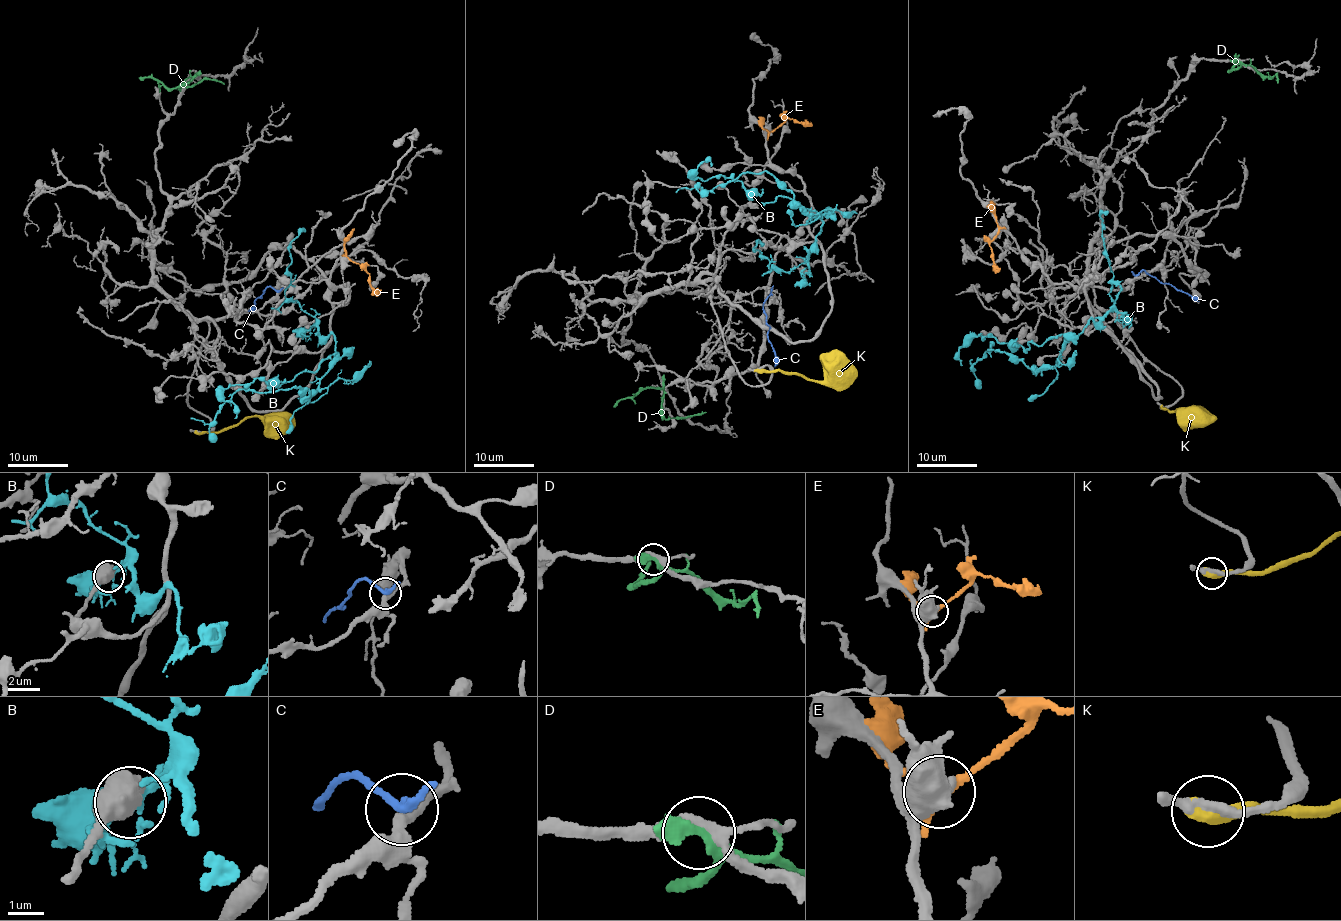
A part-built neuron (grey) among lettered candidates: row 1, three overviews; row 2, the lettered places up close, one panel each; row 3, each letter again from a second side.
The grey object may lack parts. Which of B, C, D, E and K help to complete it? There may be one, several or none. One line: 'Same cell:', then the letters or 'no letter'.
Same cell: K

